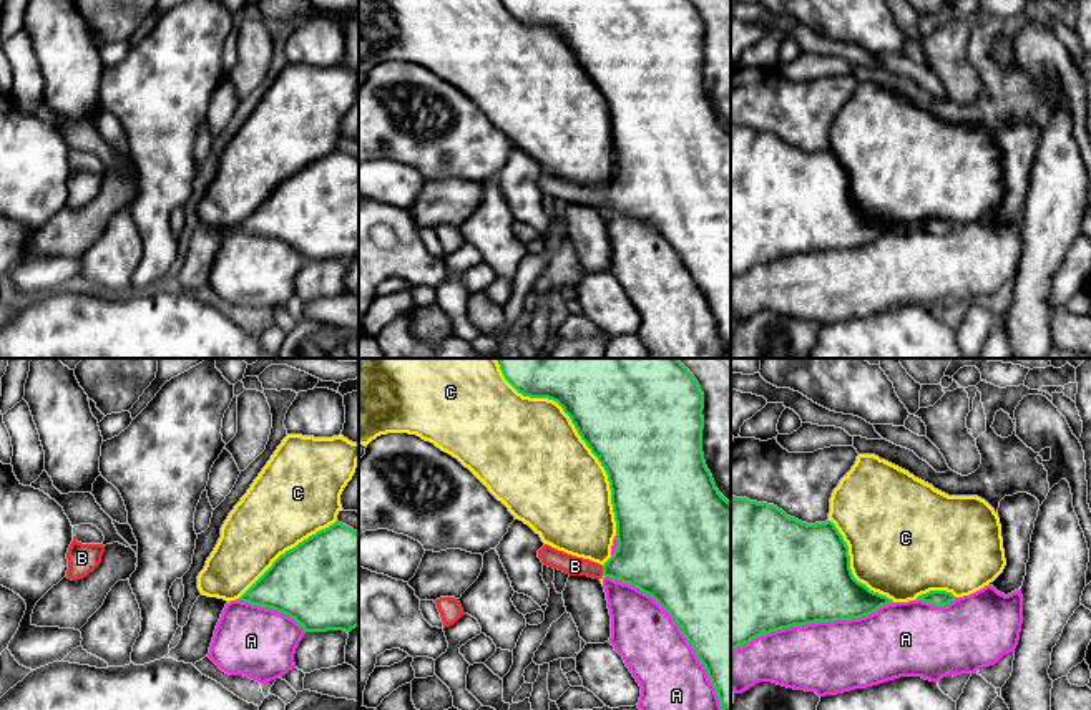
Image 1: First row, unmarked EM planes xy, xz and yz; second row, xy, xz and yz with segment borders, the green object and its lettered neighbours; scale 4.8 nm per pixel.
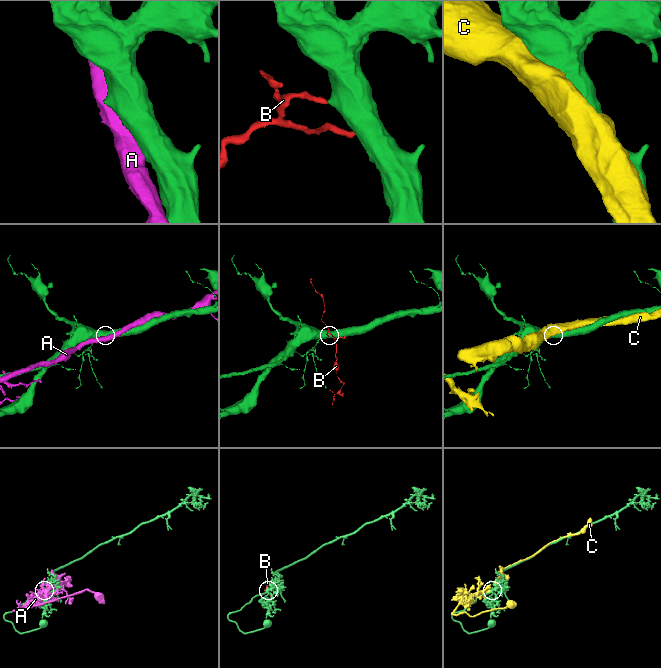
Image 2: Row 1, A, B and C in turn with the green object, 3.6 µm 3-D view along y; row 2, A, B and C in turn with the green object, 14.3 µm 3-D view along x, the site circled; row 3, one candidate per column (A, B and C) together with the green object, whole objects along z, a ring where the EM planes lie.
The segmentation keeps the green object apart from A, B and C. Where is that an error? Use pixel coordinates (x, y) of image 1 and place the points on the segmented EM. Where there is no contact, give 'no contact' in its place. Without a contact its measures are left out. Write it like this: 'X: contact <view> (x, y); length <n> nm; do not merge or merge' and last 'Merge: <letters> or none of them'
A: contact yz (812, 622); length 850 nm; do not merge
B: contact xz (603, 571); length 50 nm; merge
C: contact xz (578, 433); length 1050 nm; do not merge
Merge: B

